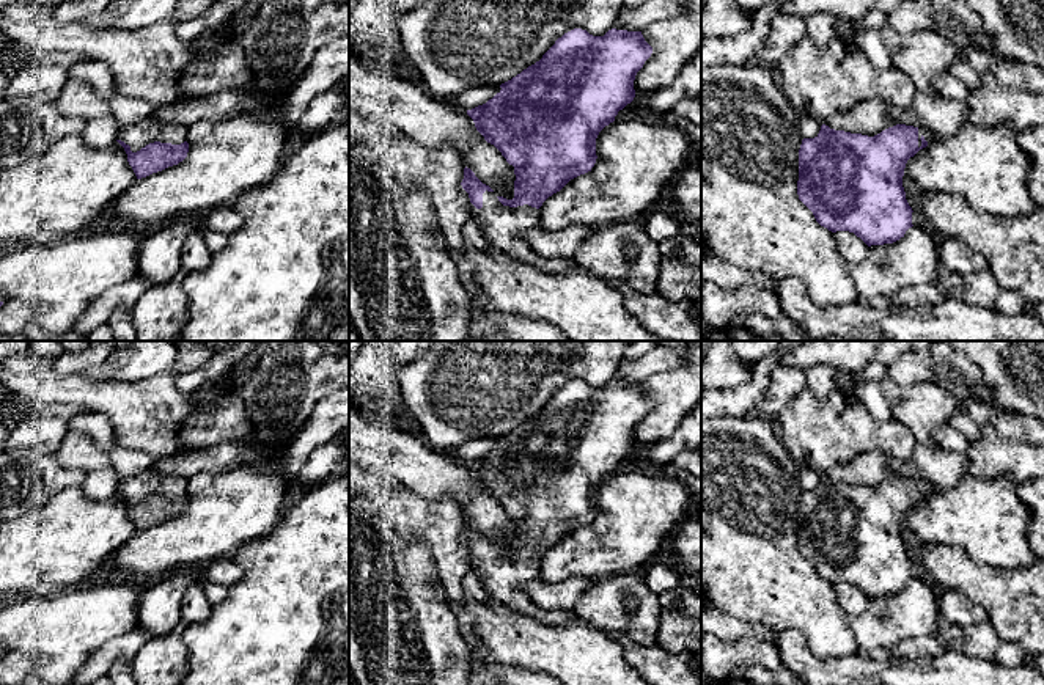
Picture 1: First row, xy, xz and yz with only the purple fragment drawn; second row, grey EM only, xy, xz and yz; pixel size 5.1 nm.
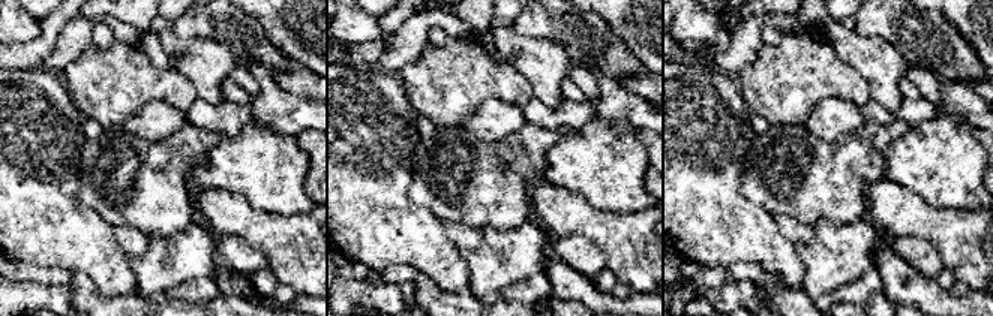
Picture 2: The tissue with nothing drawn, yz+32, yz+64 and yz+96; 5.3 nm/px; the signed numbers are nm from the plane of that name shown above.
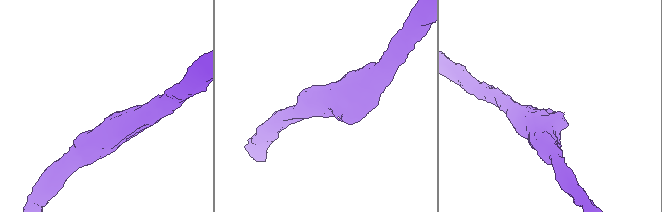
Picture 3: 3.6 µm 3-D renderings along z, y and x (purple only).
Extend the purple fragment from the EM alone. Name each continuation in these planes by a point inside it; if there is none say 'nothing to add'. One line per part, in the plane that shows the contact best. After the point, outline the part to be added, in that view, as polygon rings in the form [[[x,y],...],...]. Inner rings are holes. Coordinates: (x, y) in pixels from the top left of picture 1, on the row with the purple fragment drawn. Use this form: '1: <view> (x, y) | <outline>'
1: xy (147, 131) | [[[149,116],[119,129],[118,140],[129,145],[132,152],[137,152],[154,141],[181,145],[186,141],[186,134],[187,129],[181,124],[165,124]]]

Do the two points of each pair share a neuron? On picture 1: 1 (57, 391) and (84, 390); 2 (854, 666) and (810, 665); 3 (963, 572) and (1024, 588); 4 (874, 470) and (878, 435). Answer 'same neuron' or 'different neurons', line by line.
1: same neuron
2: same neuron
3: same neuron
4: different neurons

